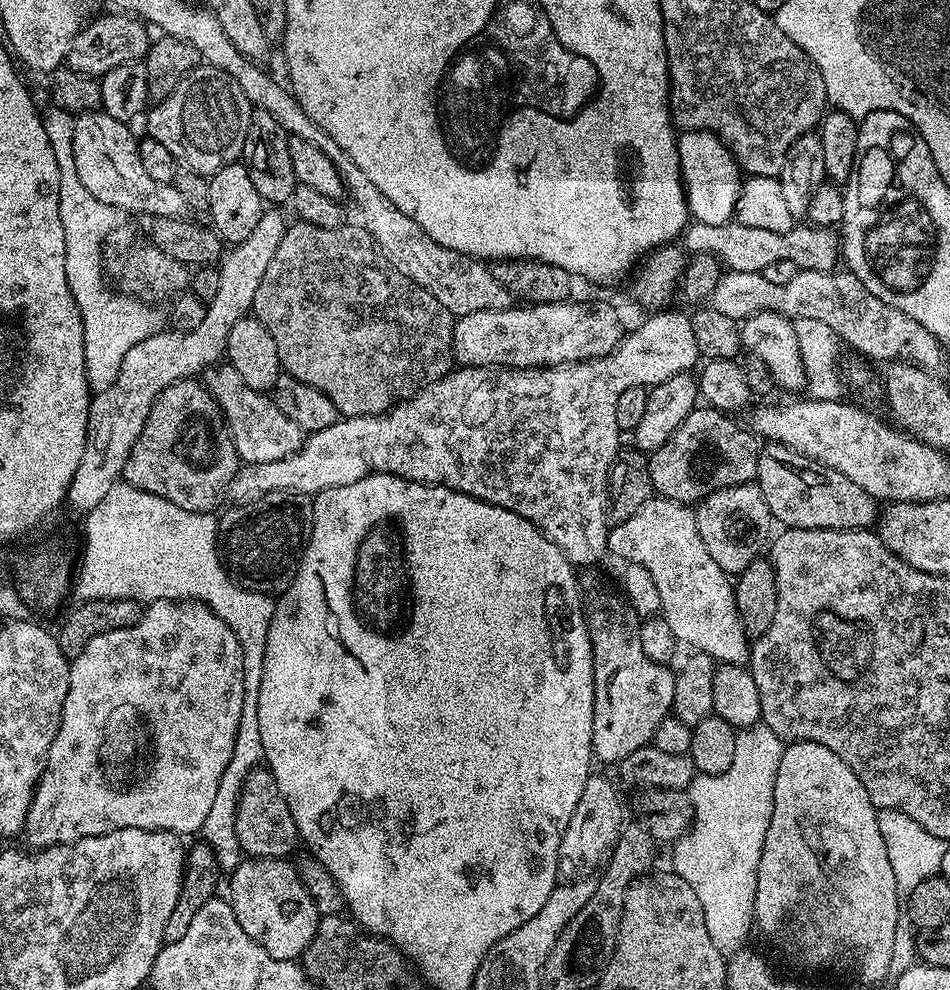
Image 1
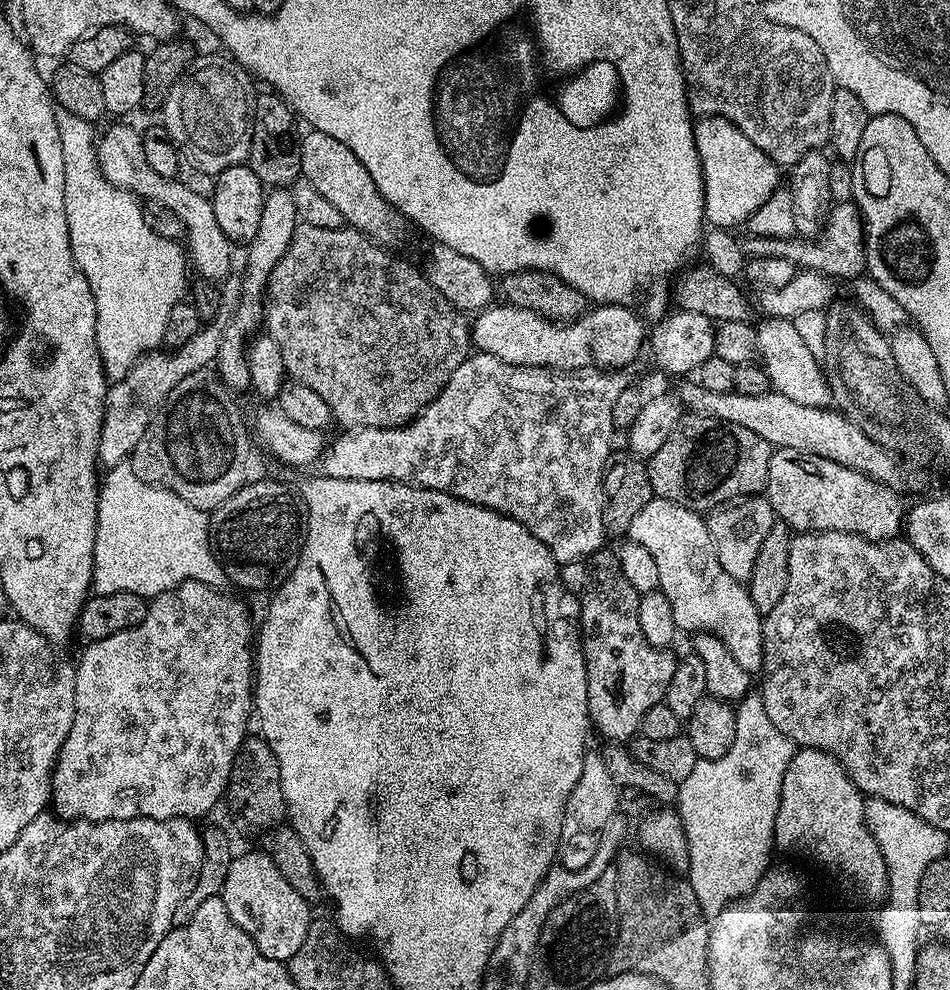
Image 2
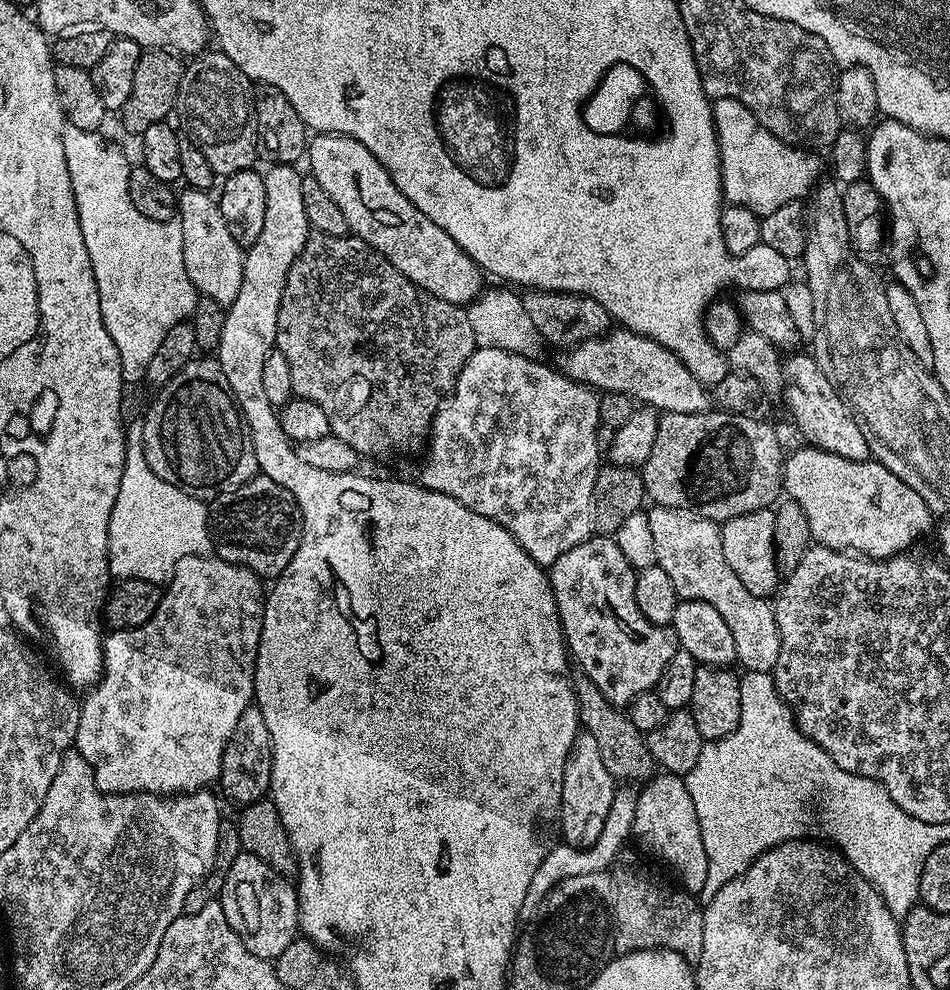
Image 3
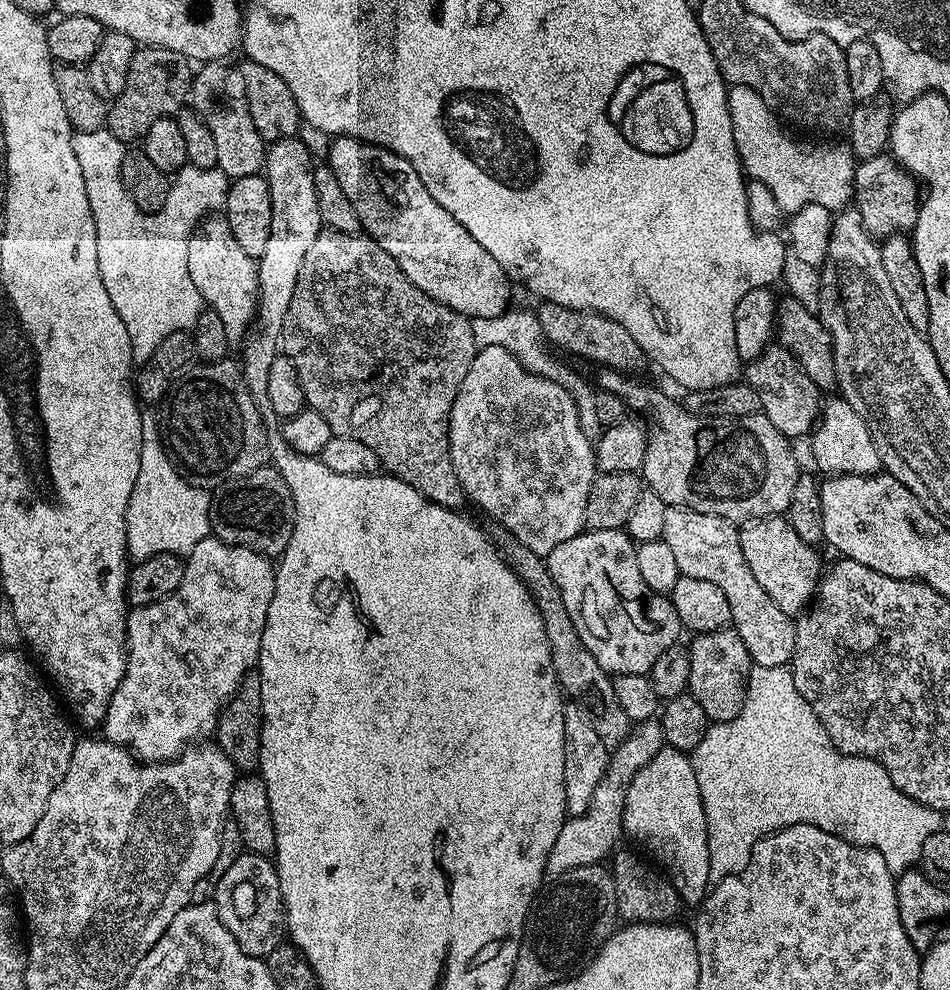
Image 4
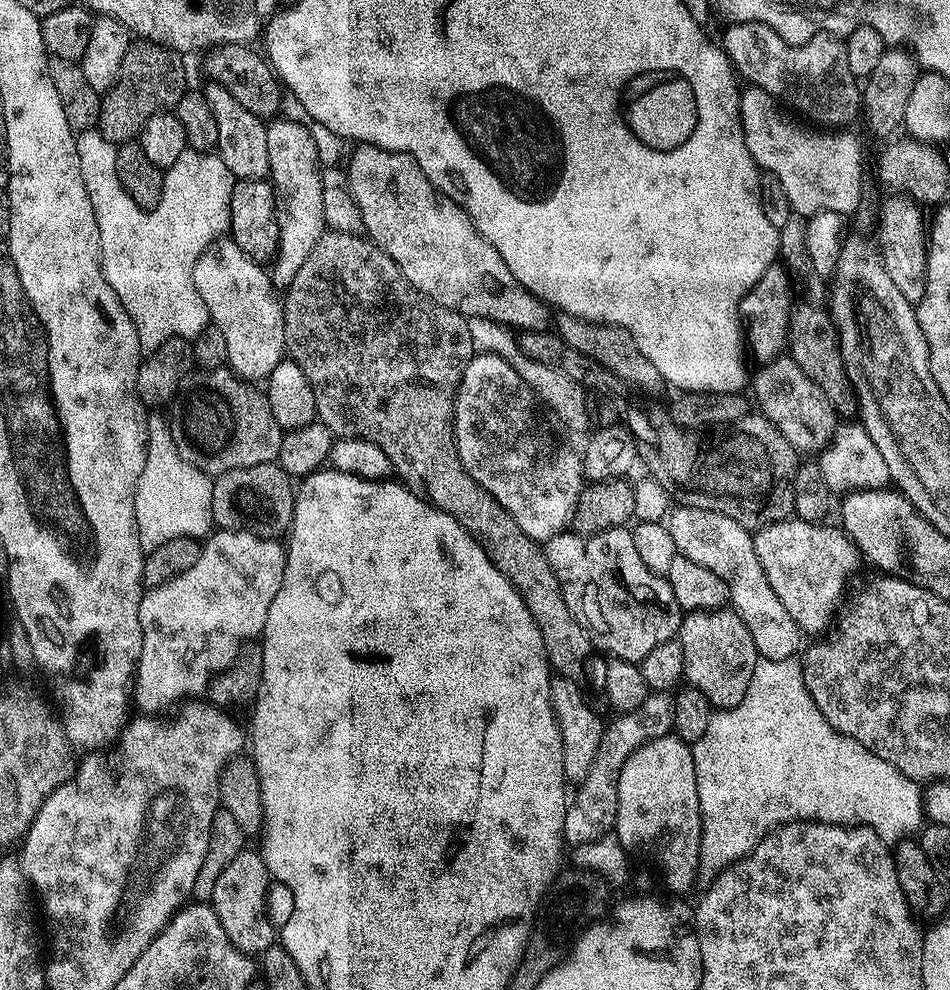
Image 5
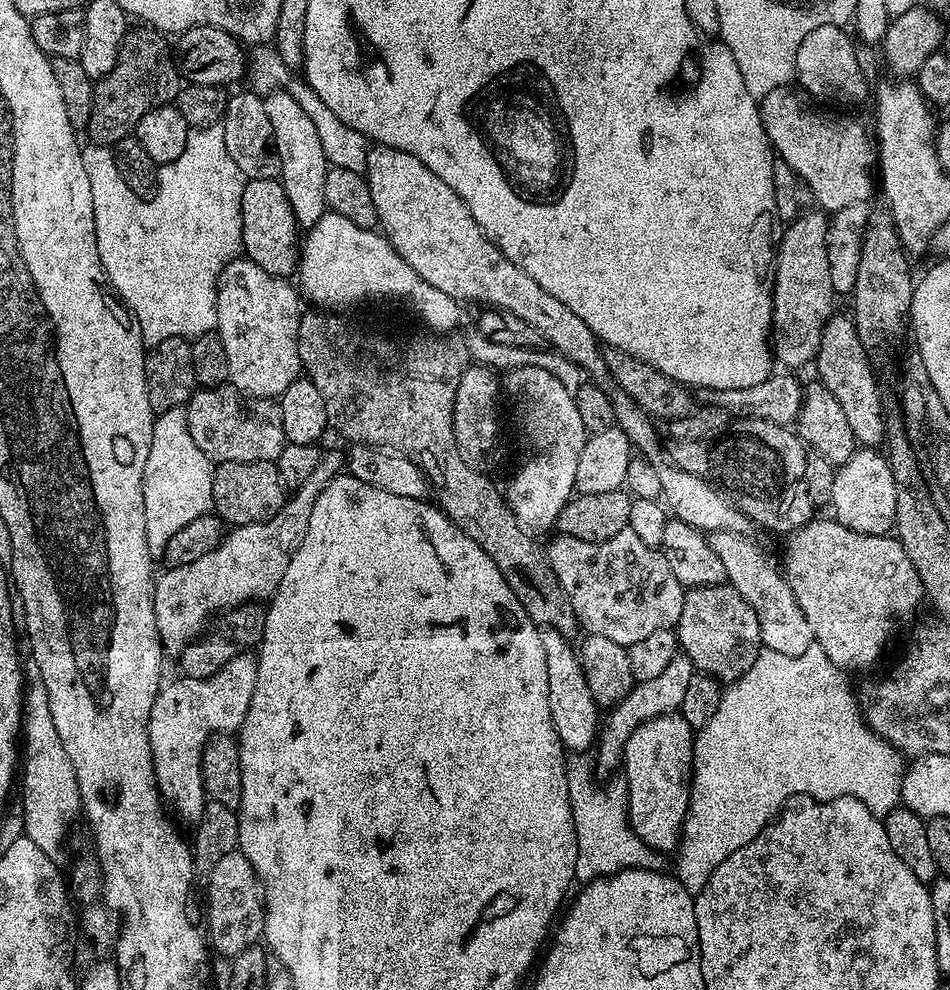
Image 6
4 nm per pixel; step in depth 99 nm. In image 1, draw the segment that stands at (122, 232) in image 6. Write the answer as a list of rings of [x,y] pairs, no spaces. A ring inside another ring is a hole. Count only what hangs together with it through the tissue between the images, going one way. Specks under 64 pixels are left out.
[[[55,106],[49,109],[49,112],[43,113],[43,118],[46,138],[50,138],[50,146],[54,146],[54,158],[58,158],[58,214],[62,218],[62,234],[66,238],[66,282],[82,318],[88,391],[95,394],[114,386],[122,367],[122,358],[138,342],[156,334],[158,326],[155,314],[146,305],[140,304],[144,302],[128,294],[112,296],[111,290],[104,285],[106,264],[100,261],[100,247],[104,239],[119,226],[122,213],[120,209],[94,198],[94,194],[90,194],[90,190],[86,190],[78,178],[78,166],[74,158],[76,121],[73,113]]]

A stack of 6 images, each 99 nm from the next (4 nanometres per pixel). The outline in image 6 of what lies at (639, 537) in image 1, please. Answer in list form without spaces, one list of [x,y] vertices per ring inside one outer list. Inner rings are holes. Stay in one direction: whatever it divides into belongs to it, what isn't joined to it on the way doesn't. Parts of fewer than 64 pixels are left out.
[[[713,532],[710,539],[714,554],[722,558],[722,566],[726,566],[727,583],[732,585],[742,598],[758,614],[760,642],[763,647],[778,650],[778,654],[801,656],[810,650],[814,643],[810,622],[806,622],[806,614],[802,614],[802,606],[798,606],[798,598],[790,590],[788,581],[779,567],[776,568],[764,557],[764,552],[751,540],[751,535],[742,532]]]

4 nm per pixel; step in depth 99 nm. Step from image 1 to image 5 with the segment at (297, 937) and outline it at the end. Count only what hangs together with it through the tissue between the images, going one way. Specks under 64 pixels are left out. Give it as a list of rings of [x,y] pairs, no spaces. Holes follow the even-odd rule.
[[[245,850],[236,855],[234,862],[218,874],[218,882],[214,882],[214,894],[211,905],[218,914],[218,922],[222,922],[222,930],[226,930],[226,938],[239,952],[262,954],[273,947],[278,932],[272,928],[272,920],[268,917],[268,884],[270,877],[263,855],[259,851]]]

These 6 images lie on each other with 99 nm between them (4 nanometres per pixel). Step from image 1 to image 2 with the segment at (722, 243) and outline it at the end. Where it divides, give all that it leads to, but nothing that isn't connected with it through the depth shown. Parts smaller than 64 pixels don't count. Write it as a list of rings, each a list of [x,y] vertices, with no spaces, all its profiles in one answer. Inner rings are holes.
[[[855,203],[836,204],[823,221],[818,238],[781,238],[776,234],[763,235],[743,241],[743,251],[749,257],[788,260],[796,265],[797,269],[820,272],[829,278],[841,276],[845,282],[851,282],[865,275],[864,220]]]

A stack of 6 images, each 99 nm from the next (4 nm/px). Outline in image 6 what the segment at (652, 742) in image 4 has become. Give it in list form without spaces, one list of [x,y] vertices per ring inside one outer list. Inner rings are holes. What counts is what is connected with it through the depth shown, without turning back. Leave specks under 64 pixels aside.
[[[678,654],[674,658],[670,658],[666,670],[662,670],[662,674],[658,674],[658,678],[633,683],[630,694],[626,694],[626,698],[622,698],[622,702],[607,713],[606,723],[598,734],[598,743],[594,748],[597,760],[595,763],[597,765],[599,765],[598,763],[605,764],[608,768],[619,769],[622,764],[624,747],[630,734],[634,734],[634,730],[638,726],[650,722],[652,718],[675,713],[679,709],[682,698],[686,698],[686,690],[690,687],[693,675],[694,669],[690,658]]]

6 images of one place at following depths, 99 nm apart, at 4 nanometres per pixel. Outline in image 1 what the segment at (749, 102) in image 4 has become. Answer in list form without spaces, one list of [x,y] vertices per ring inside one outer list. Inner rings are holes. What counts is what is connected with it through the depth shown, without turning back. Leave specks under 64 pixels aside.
[[[713,132],[679,133],[676,141],[680,159],[680,178],[688,200],[688,215],[695,223],[722,226],[733,219],[742,183],[742,169],[727,144]]]

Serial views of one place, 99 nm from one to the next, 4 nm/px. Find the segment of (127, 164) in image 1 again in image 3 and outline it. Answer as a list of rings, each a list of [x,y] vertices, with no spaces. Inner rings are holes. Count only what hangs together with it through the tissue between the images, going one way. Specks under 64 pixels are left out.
[[[188,188],[178,196],[178,219],[182,226],[182,258],[186,274],[200,296],[209,296],[225,306],[238,298],[238,286],[242,286],[245,249],[234,242],[226,218],[222,218],[220,201],[211,191]]]

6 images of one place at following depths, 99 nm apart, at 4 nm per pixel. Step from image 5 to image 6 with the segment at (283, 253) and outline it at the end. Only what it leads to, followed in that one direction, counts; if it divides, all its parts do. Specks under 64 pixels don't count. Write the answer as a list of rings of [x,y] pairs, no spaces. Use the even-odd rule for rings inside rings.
[[[283,90],[269,91],[269,96],[263,97],[266,106],[266,118],[270,118],[272,123],[272,142],[276,149],[276,157],[280,160],[280,185],[286,190],[286,198],[290,202],[290,210],[294,210],[294,218],[301,229],[307,230],[312,227],[318,218],[326,211],[324,203],[324,191],[326,190],[326,174],[330,167],[326,154],[322,150],[322,141],[318,139],[318,130],[314,127],[314,122],[310,122],[310,117],[306,115],[306,110],[298,106],[298,102]]]

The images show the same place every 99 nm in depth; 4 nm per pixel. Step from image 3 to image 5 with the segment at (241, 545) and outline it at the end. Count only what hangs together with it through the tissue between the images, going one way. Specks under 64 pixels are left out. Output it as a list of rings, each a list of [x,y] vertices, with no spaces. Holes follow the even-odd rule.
[[[276,462],[259,464],[258,466],[246,466],[238,470],[223,472],[212,481],[212,522],[220,530],[253,532],[255,536],[276,538],[291,529],[295,505],[296,494],[293,477],[284,473],[279,463]]]

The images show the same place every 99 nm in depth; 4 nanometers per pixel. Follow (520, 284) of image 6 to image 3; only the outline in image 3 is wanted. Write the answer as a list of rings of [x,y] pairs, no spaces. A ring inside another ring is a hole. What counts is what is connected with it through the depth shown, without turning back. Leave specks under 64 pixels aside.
[[[316,134],[308,141],[306,153],[307,171],[338,202],[351,235],[362,238],[374,250],[378,250],[410,282],[424,288],[430,294],[451,304],[467,306],[480,295],[486,284],[485,273],[390,178],[390,174],[374,158],[362,142],[349,136]]]

